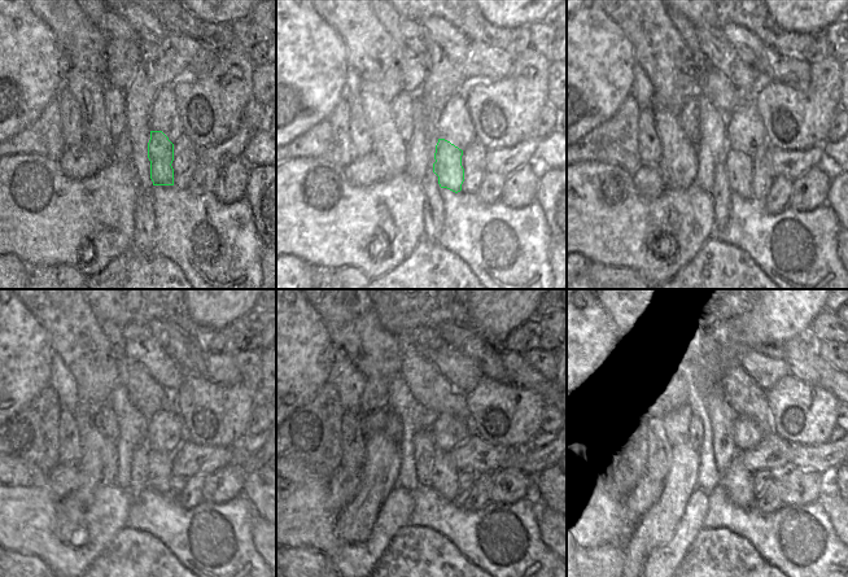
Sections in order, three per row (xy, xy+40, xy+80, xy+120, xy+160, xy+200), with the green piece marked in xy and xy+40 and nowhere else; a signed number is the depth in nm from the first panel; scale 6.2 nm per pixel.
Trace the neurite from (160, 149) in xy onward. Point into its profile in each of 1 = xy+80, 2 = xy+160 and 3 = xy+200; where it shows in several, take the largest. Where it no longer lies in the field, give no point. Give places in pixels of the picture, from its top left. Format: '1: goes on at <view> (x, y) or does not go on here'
1: goes on at xy+80 (739, 165)
2: goes on at xy+160 (445, 480)
3: goes on at xy+200 (735, 480)

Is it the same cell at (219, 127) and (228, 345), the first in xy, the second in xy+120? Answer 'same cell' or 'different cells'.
different cells

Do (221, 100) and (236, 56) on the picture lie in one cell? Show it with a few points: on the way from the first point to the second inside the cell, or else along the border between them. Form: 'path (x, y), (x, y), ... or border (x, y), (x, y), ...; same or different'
path (226, 90), (232, 83), (230, 66); same

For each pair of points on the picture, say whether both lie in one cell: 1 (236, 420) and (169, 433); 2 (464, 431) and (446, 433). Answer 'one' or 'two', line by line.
1: two
2: one

